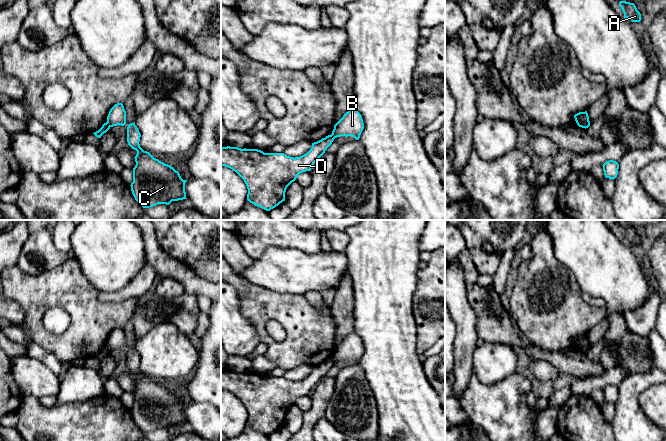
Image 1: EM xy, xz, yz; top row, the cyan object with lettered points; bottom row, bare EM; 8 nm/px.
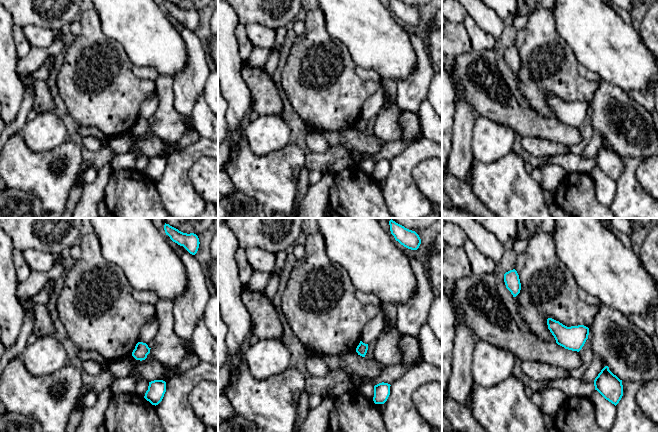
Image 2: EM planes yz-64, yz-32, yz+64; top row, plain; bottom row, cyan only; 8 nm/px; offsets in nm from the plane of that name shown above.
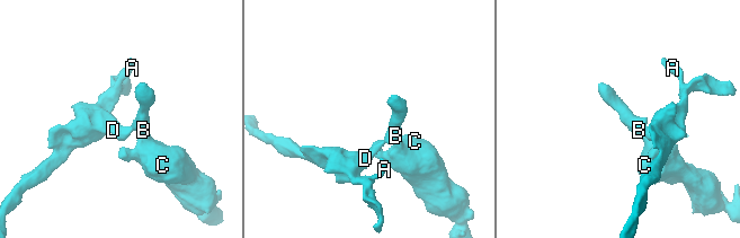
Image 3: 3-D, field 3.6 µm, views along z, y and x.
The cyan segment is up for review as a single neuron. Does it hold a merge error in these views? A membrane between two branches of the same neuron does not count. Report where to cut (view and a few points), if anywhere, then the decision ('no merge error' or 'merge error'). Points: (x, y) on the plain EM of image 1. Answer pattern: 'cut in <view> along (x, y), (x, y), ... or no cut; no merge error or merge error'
cut in xy along (106, 346), (110, 350); merge error

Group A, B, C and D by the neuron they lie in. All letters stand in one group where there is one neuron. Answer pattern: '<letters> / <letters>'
A D / B C

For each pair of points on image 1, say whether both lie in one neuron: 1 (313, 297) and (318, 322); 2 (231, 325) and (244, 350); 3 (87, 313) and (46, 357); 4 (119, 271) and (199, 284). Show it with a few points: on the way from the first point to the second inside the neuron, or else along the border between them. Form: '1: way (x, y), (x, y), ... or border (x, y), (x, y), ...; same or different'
1: border (303, 295), (312, 305), (318, 308), (324, 303); different
2: way (234, 331), (243, 344); same
3: border (32, 342), (49, 351), (61, 363); different
4: border (143, 242), (144, 262), (146, 265); different

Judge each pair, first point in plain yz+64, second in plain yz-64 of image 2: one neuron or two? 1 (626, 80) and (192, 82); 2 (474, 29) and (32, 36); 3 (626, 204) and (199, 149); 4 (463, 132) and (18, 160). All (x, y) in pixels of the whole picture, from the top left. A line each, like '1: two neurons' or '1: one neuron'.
1: two neurons
2: one neuron
3: one neuron
4: two neurons

